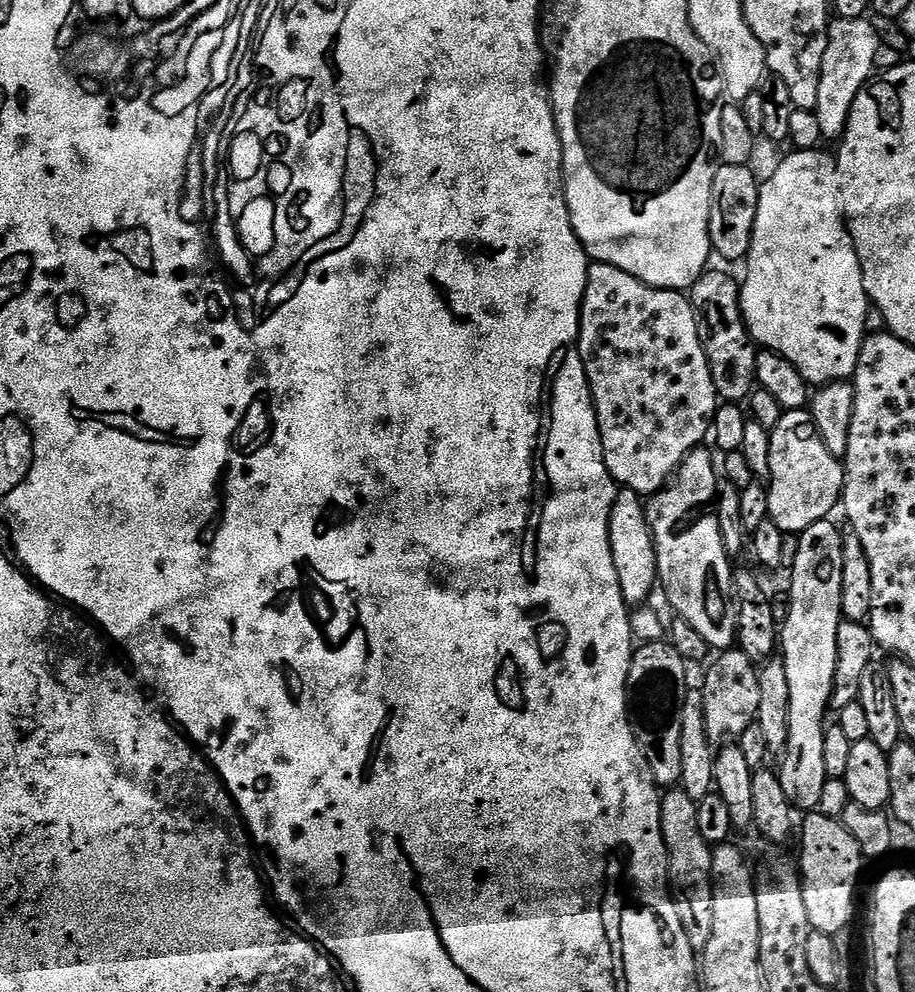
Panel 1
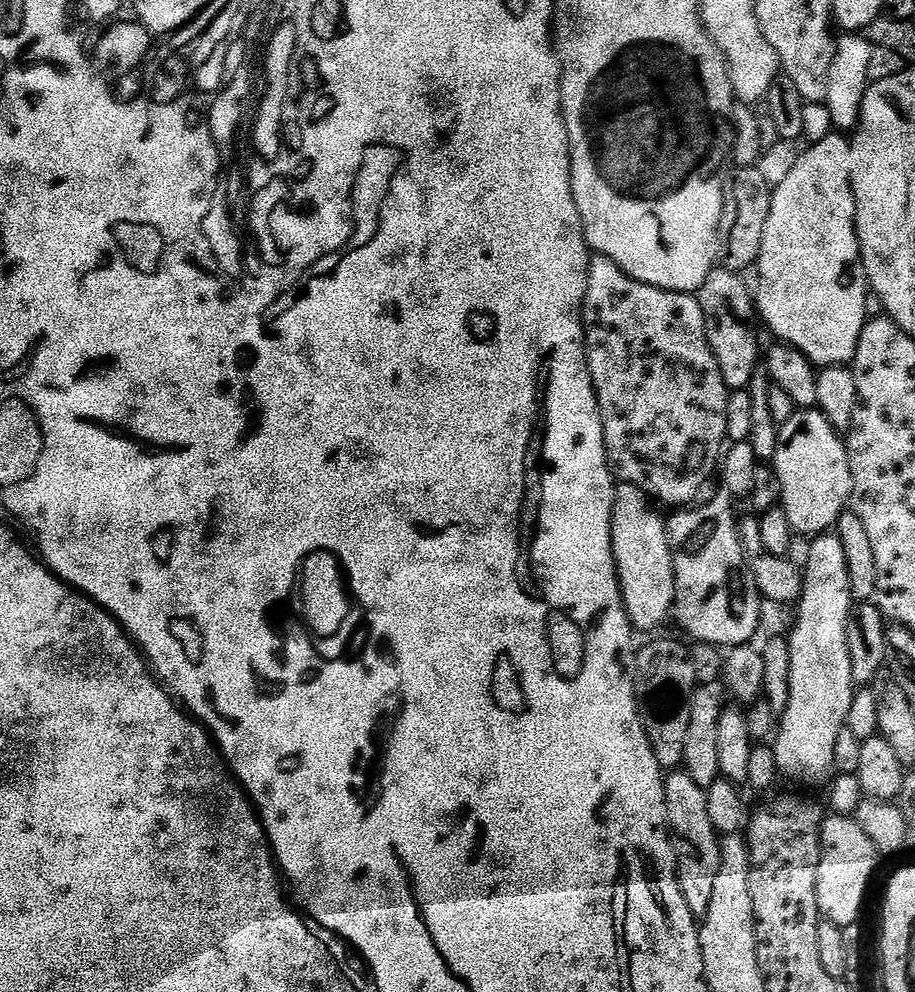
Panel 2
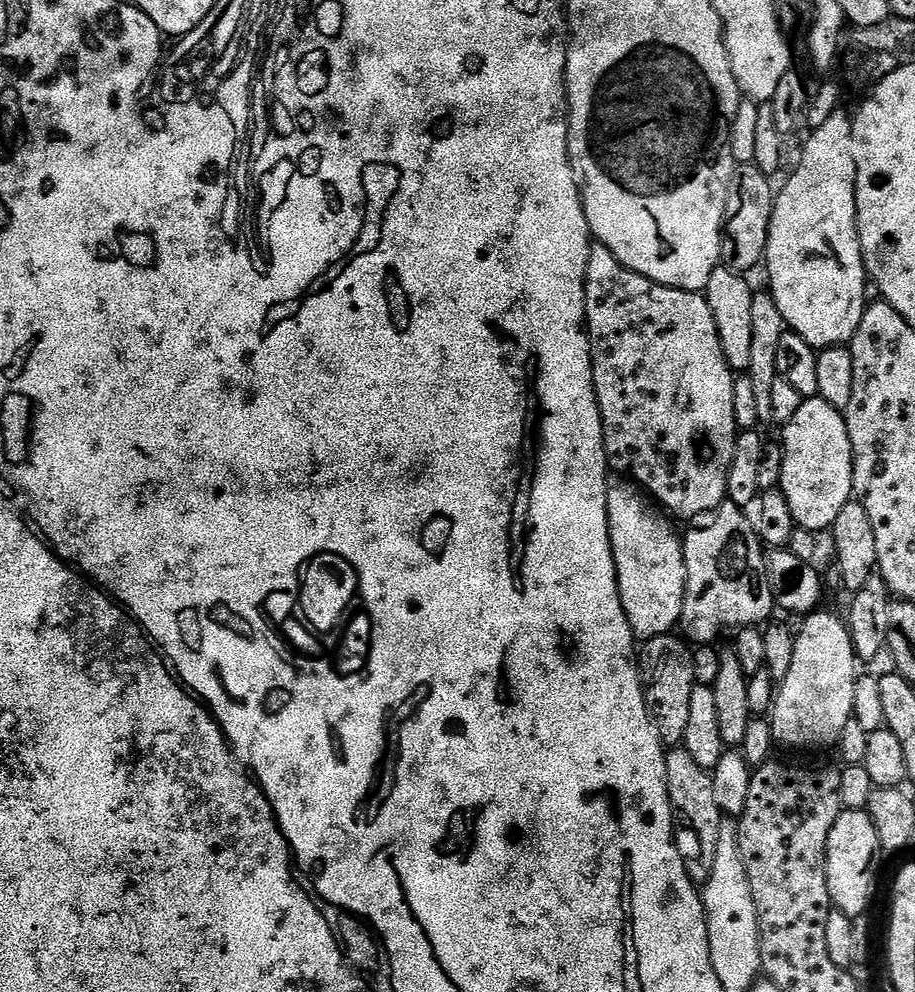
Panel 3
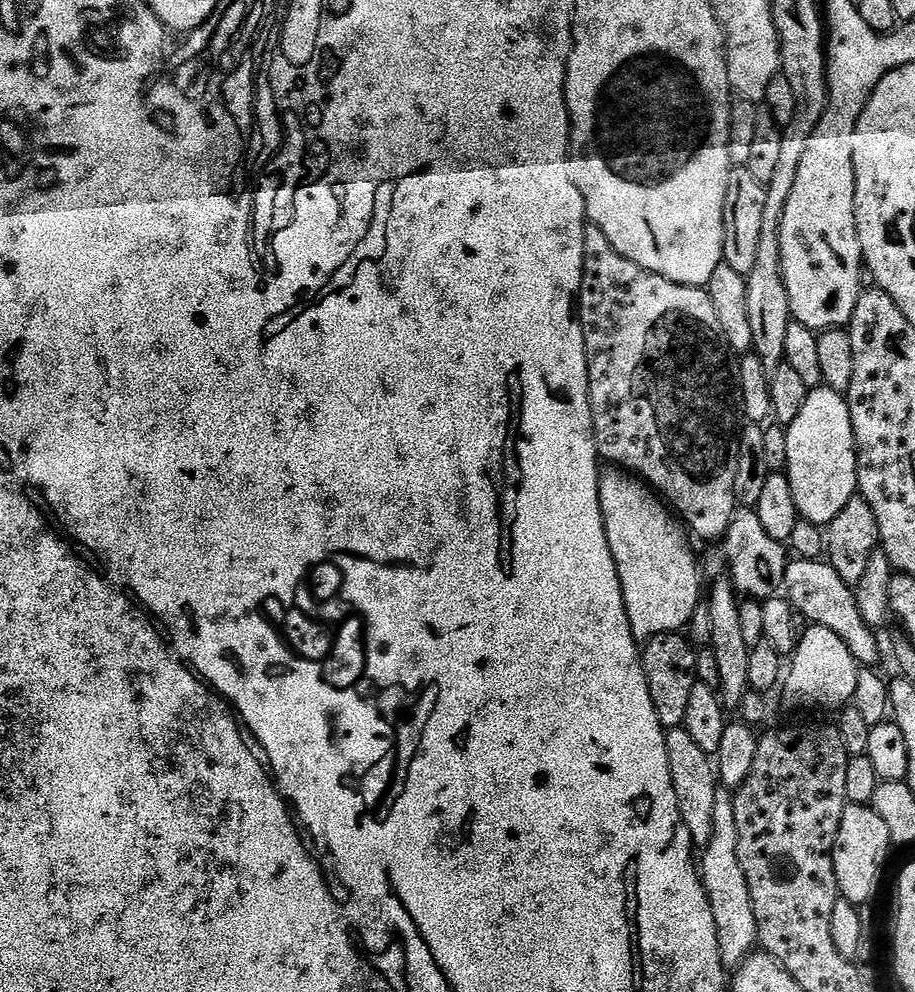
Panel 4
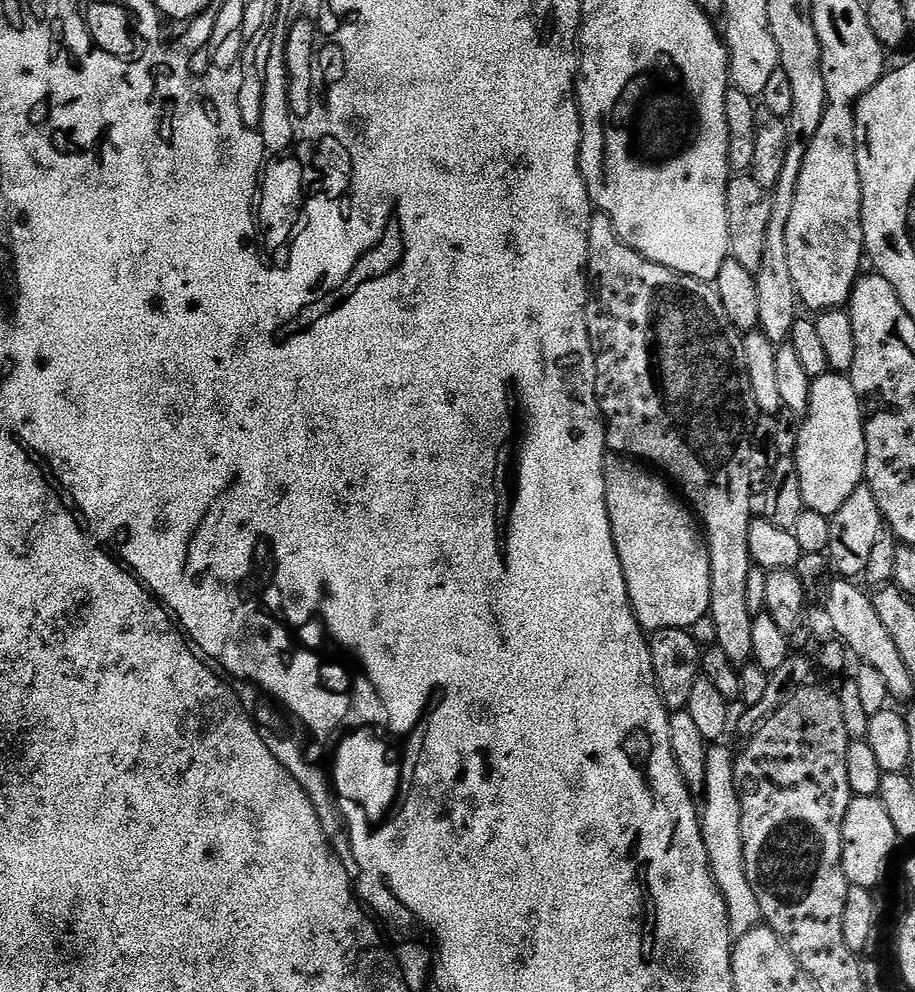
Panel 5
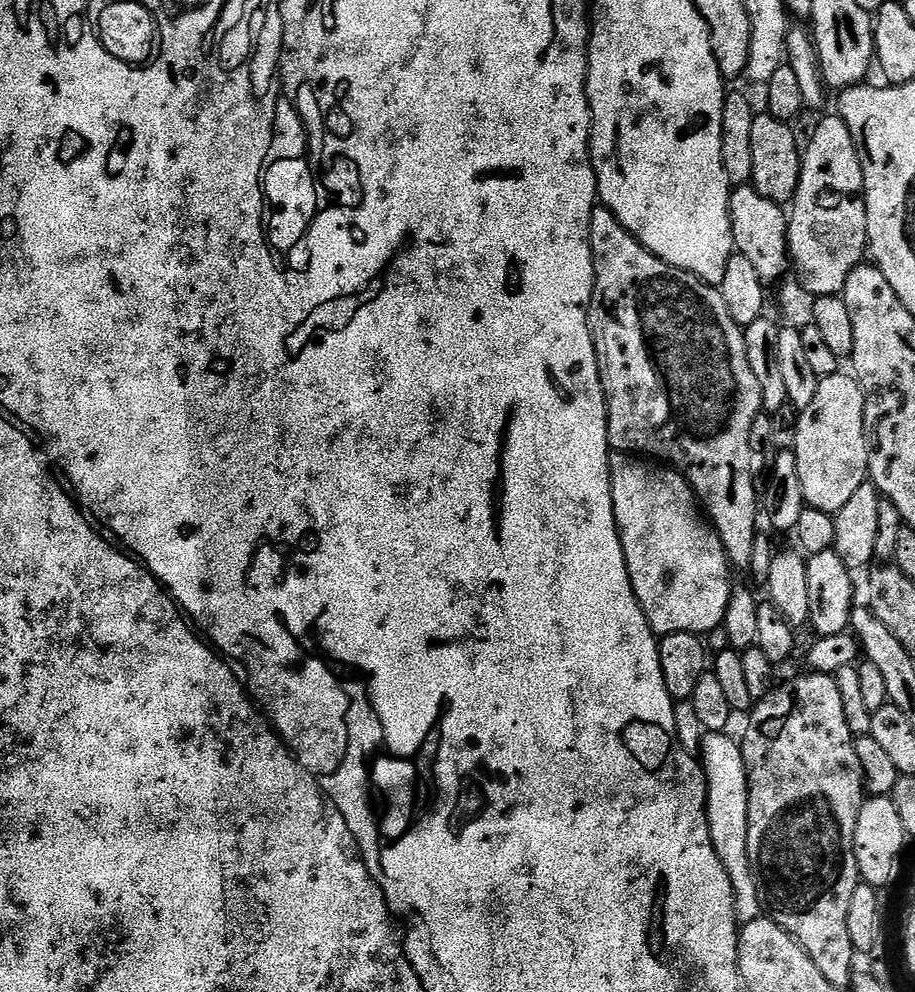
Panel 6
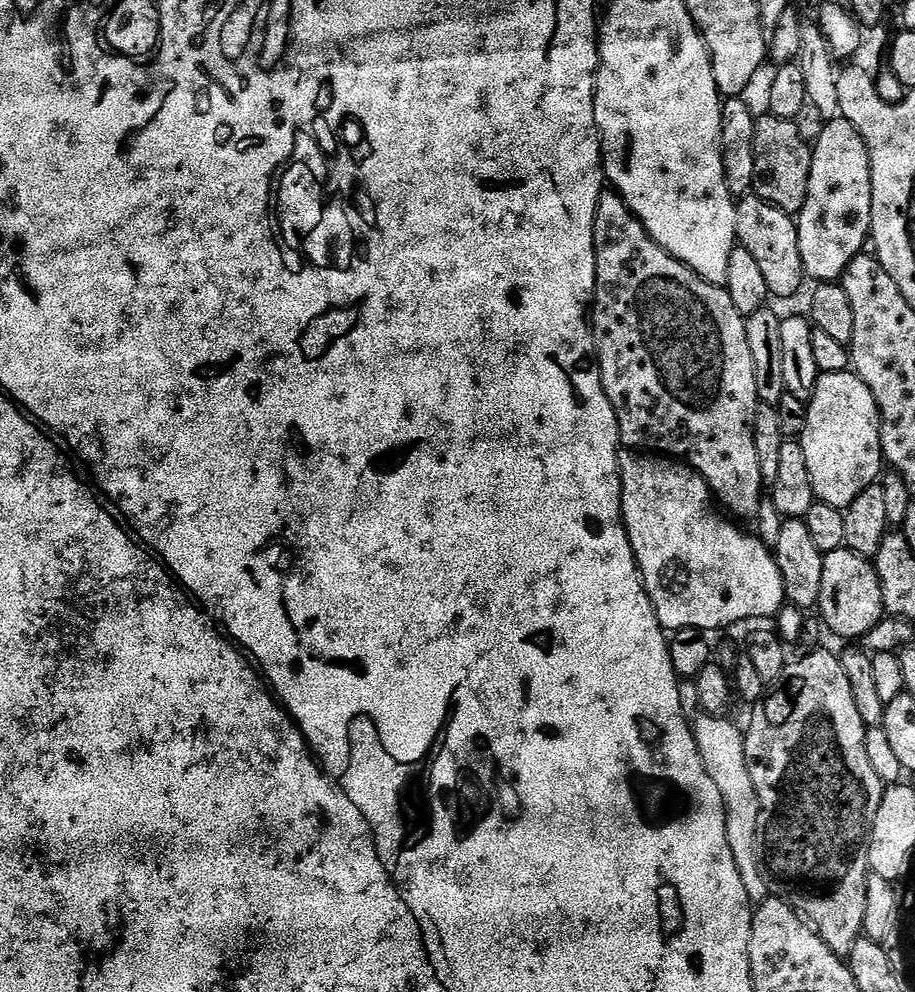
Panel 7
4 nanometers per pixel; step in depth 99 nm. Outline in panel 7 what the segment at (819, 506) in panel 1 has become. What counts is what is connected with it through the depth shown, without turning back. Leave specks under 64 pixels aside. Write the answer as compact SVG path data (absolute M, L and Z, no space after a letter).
M855 371L822 374L806 407L806 426L798 439L802 454L806 454L813 497L819 503L843 510L862 490L873 487L882 475L880 417L874 394L870 394L870 386Z

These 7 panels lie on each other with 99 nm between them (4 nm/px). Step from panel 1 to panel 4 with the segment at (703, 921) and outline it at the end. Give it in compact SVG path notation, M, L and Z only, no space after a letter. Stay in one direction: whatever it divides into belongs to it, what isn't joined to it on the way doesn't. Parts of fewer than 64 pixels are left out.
M682 726L671 729L666 735L666 754L670 758L670 778L674 782L674 794L678 794L678 806L680 807L680 819L684 821L685 826L688 827L688 833L692 835L692 843L696 846L703 846L707 844L709 838L712 836L712 823L714 822L714 802L716 801L716 793L718 791L718 777L717 769L714 767L714 760L709 753L702 750L702 746L698 746L698 742L694 742L694 738L690 738L690 734Z

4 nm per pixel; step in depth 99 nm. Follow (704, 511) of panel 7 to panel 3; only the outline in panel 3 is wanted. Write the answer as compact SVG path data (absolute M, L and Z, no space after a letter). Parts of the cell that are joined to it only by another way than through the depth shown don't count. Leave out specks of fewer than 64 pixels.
M616 478L609 483L608 533L612 543L612 557L616 563L616 581L620 587L626 618L632 627L632 635L644 642L653 640L655 636L669 635L679 625L682 614L682 602L686 594L686 558L681 533L672 529L671 522L659 507L650 503L649 497L633 481Z

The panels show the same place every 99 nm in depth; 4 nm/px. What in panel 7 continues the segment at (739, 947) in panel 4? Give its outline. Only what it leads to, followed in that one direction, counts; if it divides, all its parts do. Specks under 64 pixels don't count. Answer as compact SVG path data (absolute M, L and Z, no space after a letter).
M703 714L695 717L692 724L692 737L698 742L698 754L702 754L702 766L706 766L706 774L714 778L714 786L718 786L718 794L724 807L724 829L728 839L728 847L732 850L732 857L736 860L738 870L742 874L742 882L748 891L748 899L753 905L760 906L765 903L766 889L762 878L758 874L756 859L752 853L754 842L754 830L756 829L756 795L754 794L754 782L750 782L750 770L746 770L746 754L744 753L744 732L736 724L731 724L731 719L723 716L705 716Z

